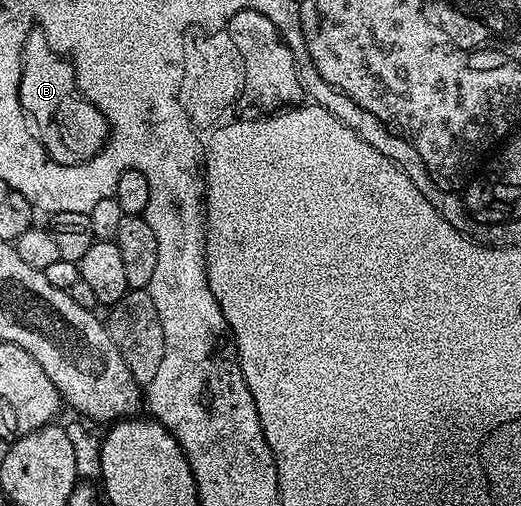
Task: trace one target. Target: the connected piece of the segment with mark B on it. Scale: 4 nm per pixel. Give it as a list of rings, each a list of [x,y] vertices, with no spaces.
[[[35,34],[29,39],[28,66],[23,73],[24,101],[28,104],[24,114],[34,124],[34,130],[48,156],[67,167],[90,161],[109,141],[109,124],[82,90],[81,84],[77,83],[76,70],[71,62],[57,51],[48,51],[44,38]]]

